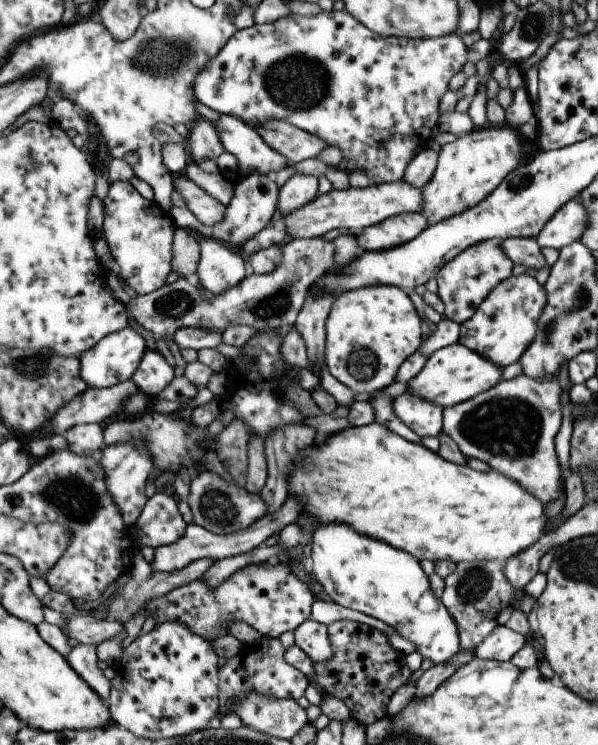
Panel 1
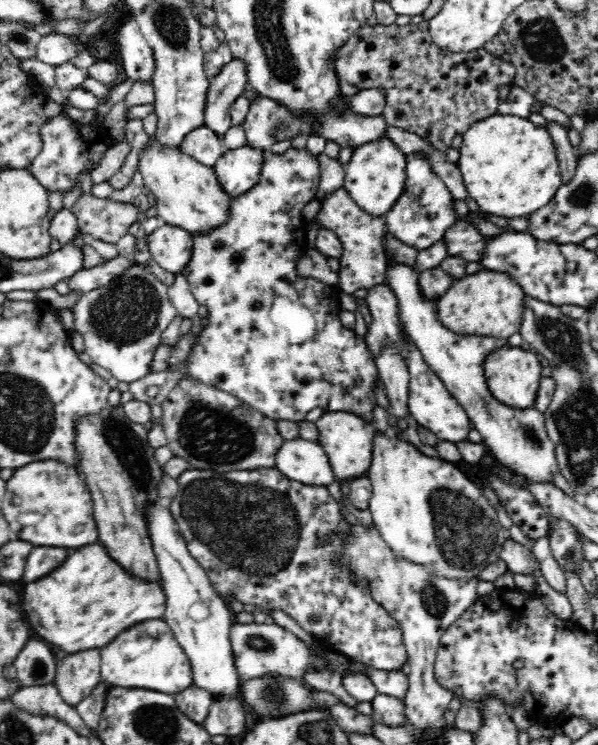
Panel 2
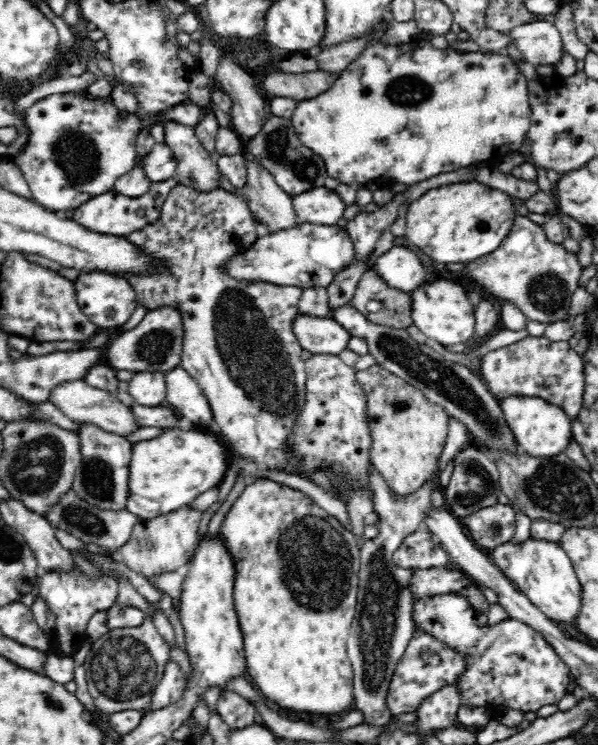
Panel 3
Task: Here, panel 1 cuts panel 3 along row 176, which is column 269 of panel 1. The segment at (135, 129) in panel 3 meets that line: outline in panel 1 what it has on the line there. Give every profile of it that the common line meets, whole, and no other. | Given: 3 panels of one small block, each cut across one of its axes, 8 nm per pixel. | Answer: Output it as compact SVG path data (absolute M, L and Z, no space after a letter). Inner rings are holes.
M346 9L341 11L322 11L316 16L308 18L302 15L292 14L291 16L278 19L276 22L265 25L252 25L251 27L240 29L228 42L220 49L218 54L209 58L201 68L200 74L193 82L193 93L195 100L201 102L219 112L220 115L230 115L254 127L265 125L266 121L286 121L299 129L310 134L319 136L327 146L337 146L343 154L343 158L348 158L350 163L347 171L353 168L362 168L372 183L393 183L403 180L404 169L416 154L417 147L423 146L430 138L434 126L438 126L440 118L440 98L448 90L450 78L462 71L462 67L472 58L468 52L468 47L464 45L458 33L449 34L437 39L407 39L404 37L385 37L370 32L366 26L358 22Z

